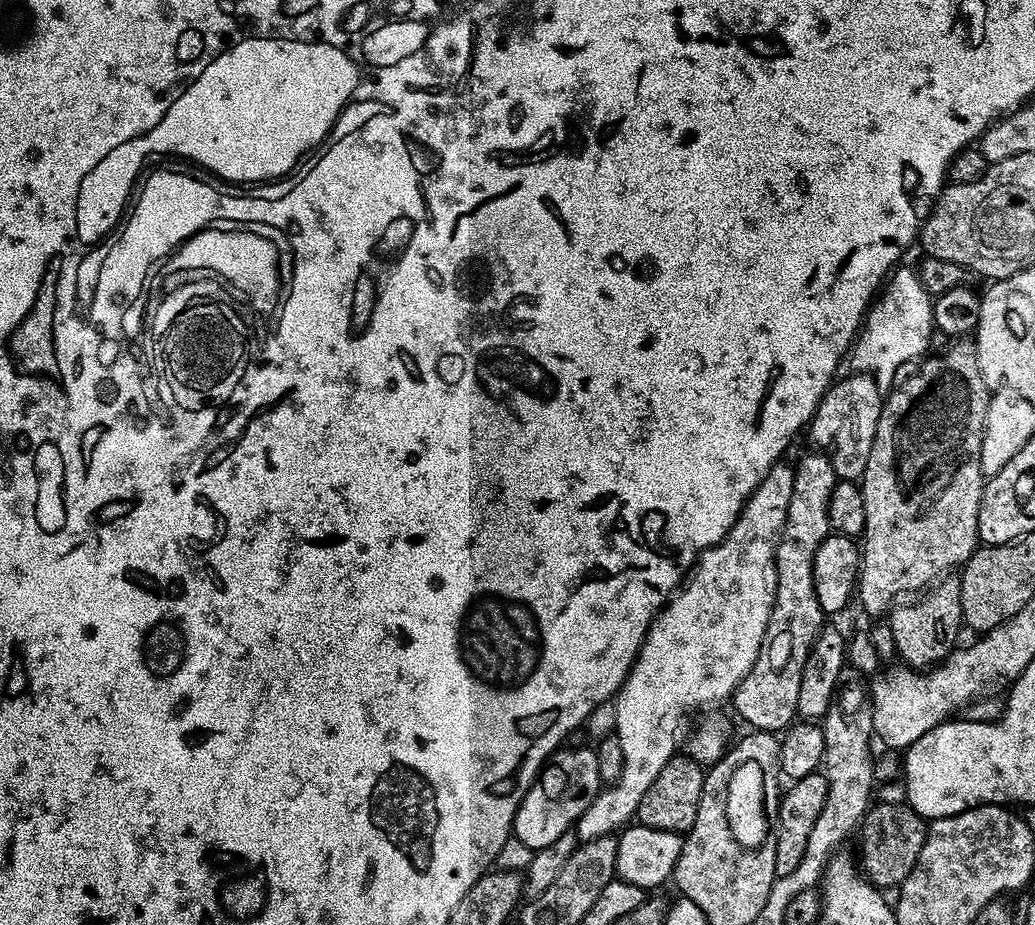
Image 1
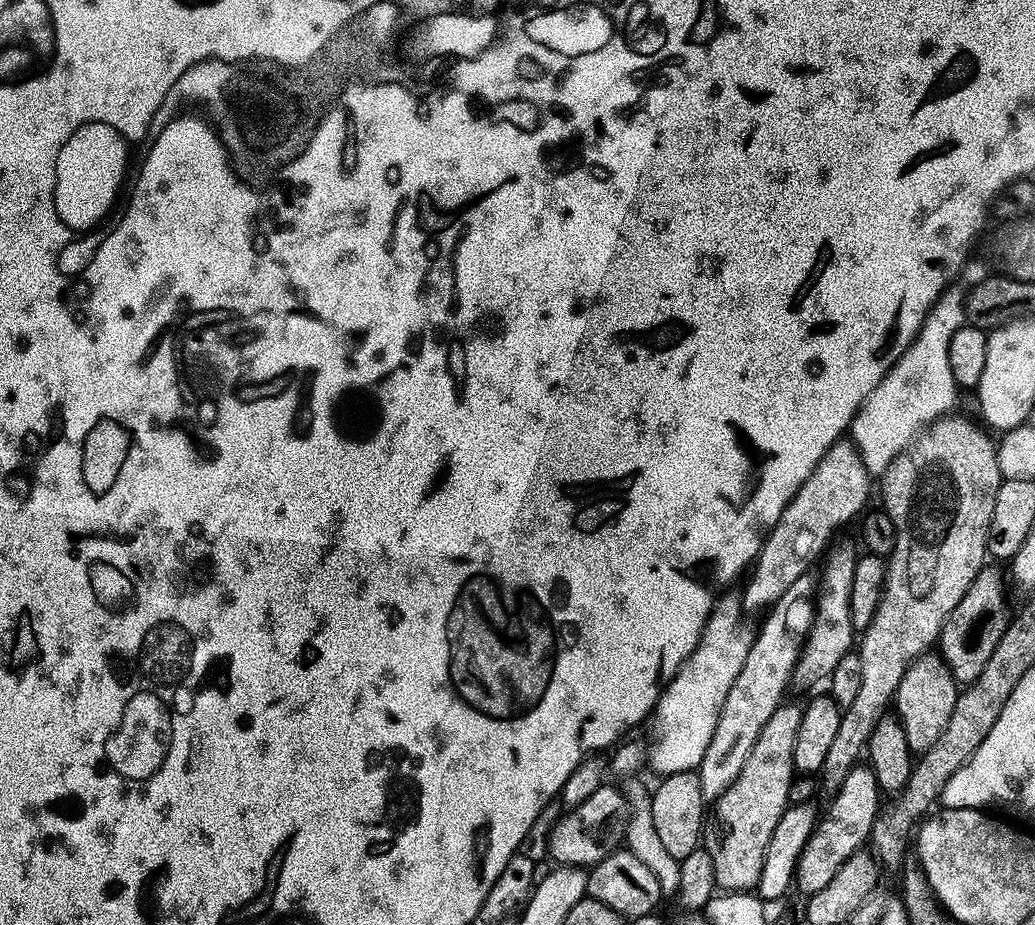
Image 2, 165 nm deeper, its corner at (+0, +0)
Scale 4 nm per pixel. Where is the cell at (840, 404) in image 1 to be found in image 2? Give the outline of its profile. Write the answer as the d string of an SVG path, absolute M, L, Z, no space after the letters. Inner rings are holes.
M841 438L828 447L810 478L806 478L804 485L796 491L786 510L782 510L779 522L768 533L763 549L754 564L756 573L753 574L752 581L745 586L744 594L742 593L742 604L745 609L764 610L783 597L786 591L800 580L799 576L811 566L812 555L819 550L820 540L830 539L835 528L842 527L847 520L854 519L856 515L859 517L865 511L864 503L868 500L868 472L870 473L869 465L865 464L862 453L851 439Z

